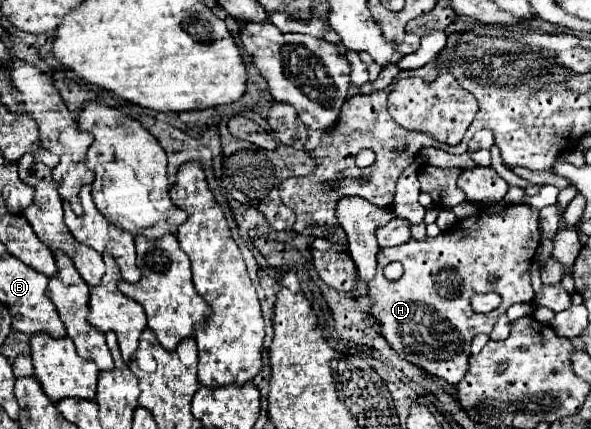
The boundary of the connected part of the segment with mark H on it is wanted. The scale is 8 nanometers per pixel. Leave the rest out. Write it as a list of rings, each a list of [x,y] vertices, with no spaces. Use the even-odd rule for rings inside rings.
[[[524,203],[508,205],[502,211],[478,211],[470,217],[460,219],[454,229],[442,231],[438,237],[424,237],[420,241],[408,239],[400,247],[380,249],[378,251],[378,267],[374,279],[368,283],[372,295],[370,313],[382,327],[382,337],[388,345],[408,363],[428,371],[444,379],[446,383],[460,383],[460,379],[468,371],[468,357],[470,357],[470,343],[472,337],[478,333],[490,333],[496,319],[506,313],[506,309],[514,303],[532,301],[534,291],[530,285],[530,265],[534,261],[536,249],[540,245],[540,227],[538,227],[538,209],[528,207]],[[390,261],[400,261],[404,265],[404,275],[400,281],[392,283],[384,277],[382,269]],[[488,275],[498,275],[496,283],[488,281]],[[476,293],[498,293],[502,303],[492,313],[474,313],[470,307],[470,297]]]

